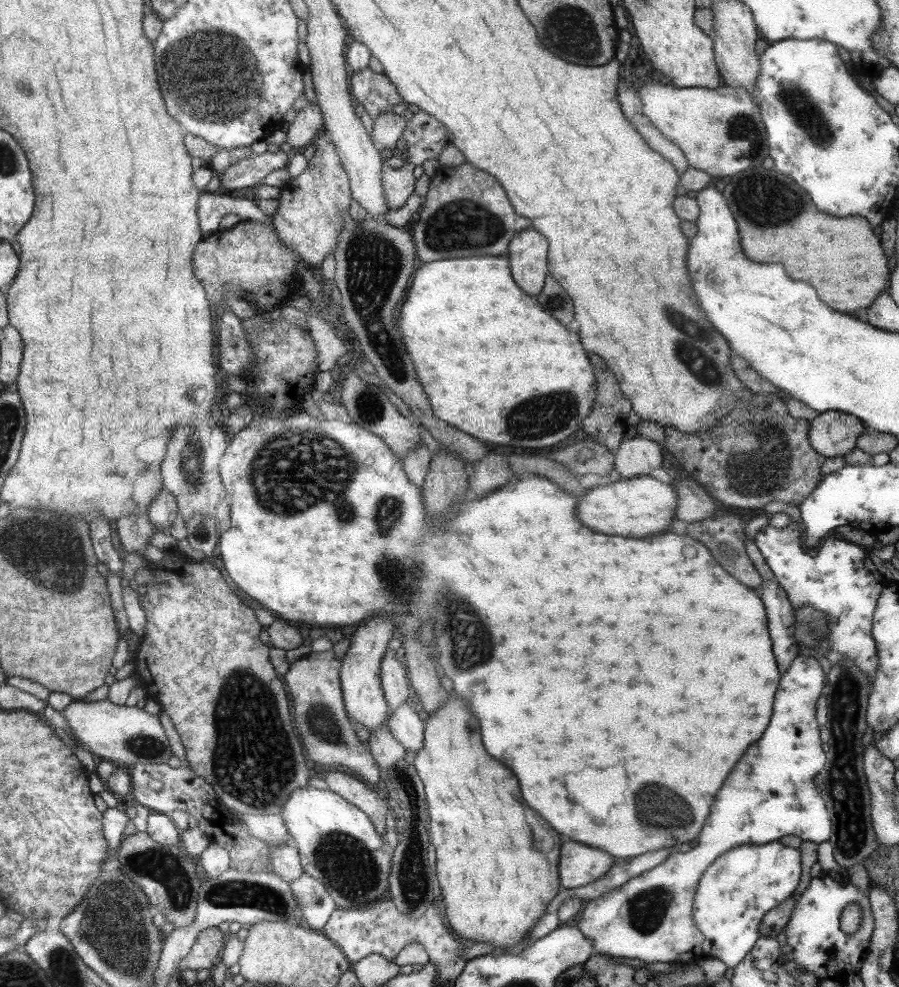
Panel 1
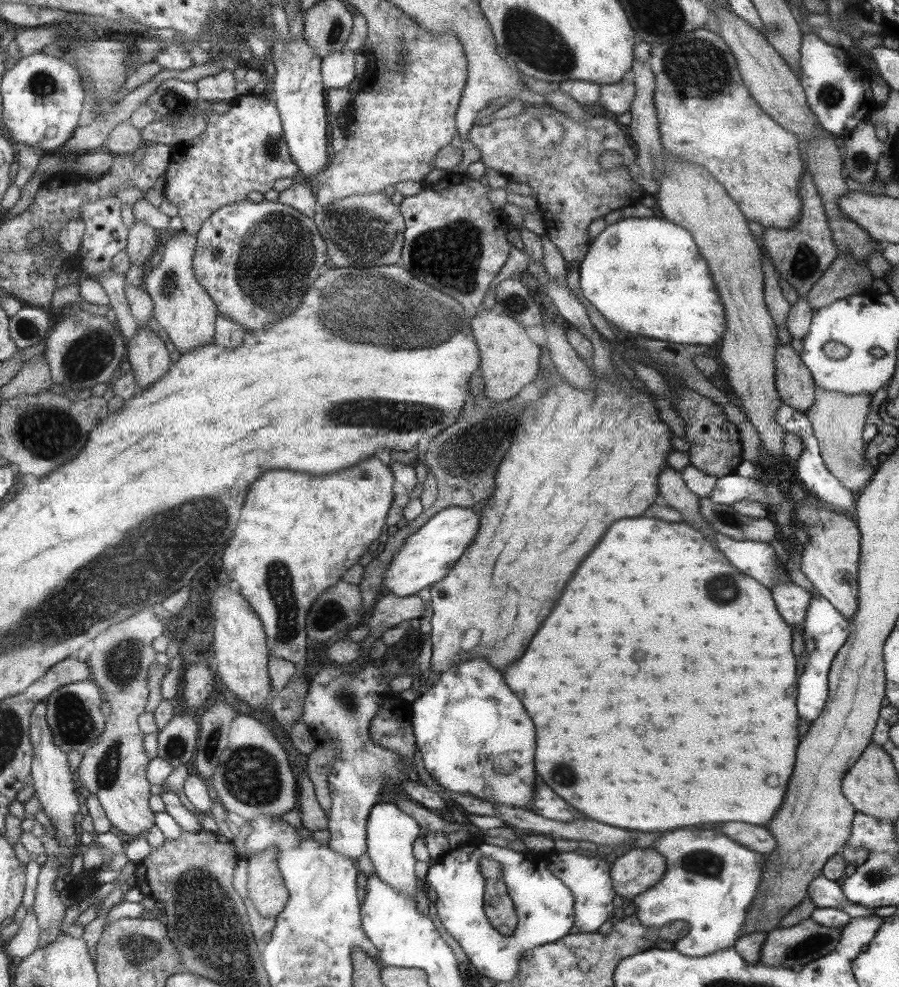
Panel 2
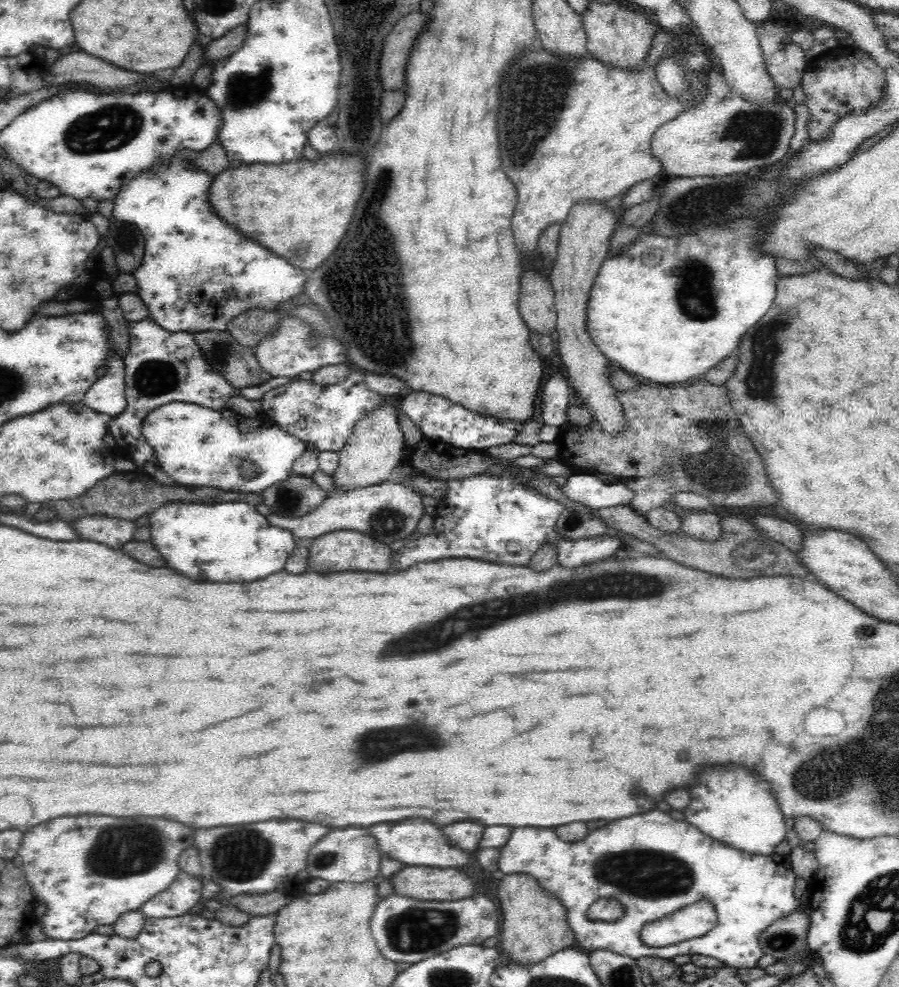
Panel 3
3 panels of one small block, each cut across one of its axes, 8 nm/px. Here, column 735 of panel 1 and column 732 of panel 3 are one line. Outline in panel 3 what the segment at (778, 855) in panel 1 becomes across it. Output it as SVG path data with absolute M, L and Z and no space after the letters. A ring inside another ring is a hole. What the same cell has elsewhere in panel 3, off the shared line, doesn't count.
M634 815L612 822L596 830L581 842L570 844L562 842L554 830L546 828L514 828L510 840L502 846L500 856L501 874L530 875L550 895L556 895L566 906L566 922L570 923L570 930L574 931L576 941L584 950L594 952L598 948L606 948L622 956L637 959L642 956L660 957L671 960L676 955L704 955L716 958L721 963L732 967L752 968L755 962L762 957L758 947L758 935L773 923L774 920L790 916L799 908L799 902L794 895L797 875L792 867L791 856L784 857L770 855L754 855L740 851L728 844L713 840L710 836L700 832L693 825L685 821L678 822L678 832L670 824L656 824L644 820L644 816ZM610 896L620 900L626 907L626 914L616 921L590 920L587 910L597 898ZM702 897L707 897L716 906L717 923L712 930L700 938L683 941L665 948L652 948L641 940L642 926L651 920L656 920L692 904Z

